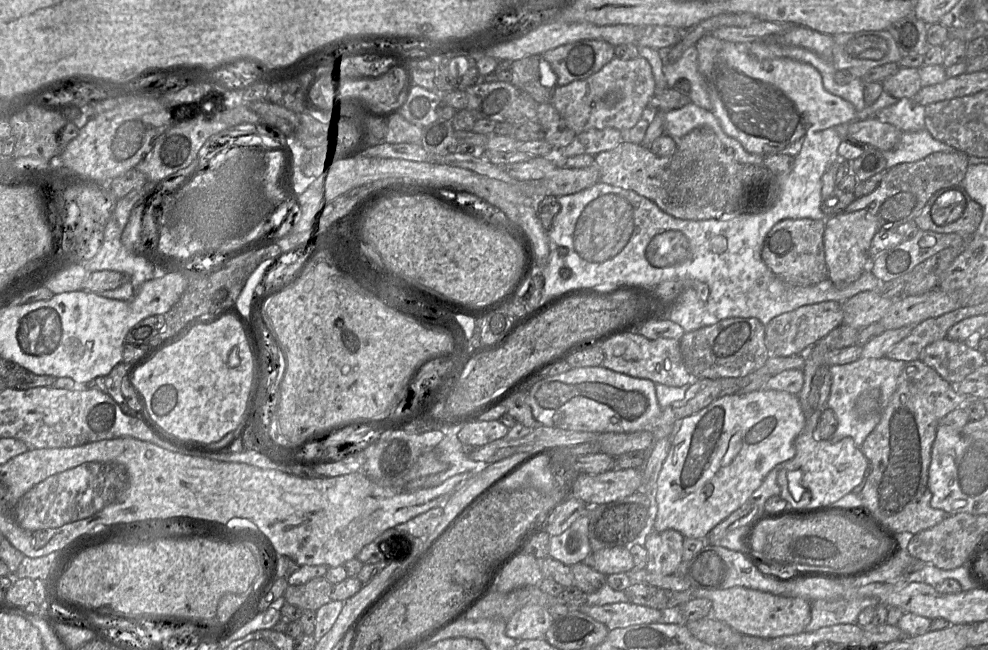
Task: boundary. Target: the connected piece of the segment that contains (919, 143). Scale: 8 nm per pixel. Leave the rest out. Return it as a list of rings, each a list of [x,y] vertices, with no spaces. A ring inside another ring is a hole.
[[[927,129],[916,132],[902,132],[896,146],[889,151],[884,151],[886,167],[890,170],[901,163],[917,162],[935,152],[955,152],[953,147],[934,139]]]

